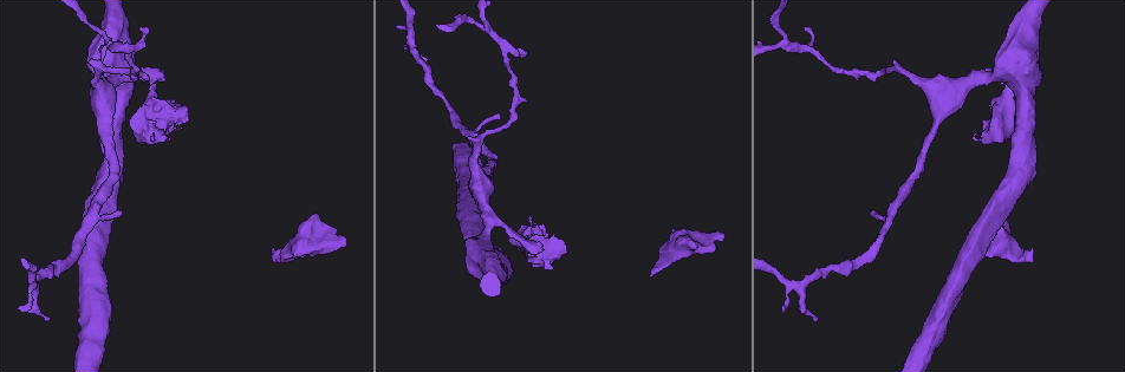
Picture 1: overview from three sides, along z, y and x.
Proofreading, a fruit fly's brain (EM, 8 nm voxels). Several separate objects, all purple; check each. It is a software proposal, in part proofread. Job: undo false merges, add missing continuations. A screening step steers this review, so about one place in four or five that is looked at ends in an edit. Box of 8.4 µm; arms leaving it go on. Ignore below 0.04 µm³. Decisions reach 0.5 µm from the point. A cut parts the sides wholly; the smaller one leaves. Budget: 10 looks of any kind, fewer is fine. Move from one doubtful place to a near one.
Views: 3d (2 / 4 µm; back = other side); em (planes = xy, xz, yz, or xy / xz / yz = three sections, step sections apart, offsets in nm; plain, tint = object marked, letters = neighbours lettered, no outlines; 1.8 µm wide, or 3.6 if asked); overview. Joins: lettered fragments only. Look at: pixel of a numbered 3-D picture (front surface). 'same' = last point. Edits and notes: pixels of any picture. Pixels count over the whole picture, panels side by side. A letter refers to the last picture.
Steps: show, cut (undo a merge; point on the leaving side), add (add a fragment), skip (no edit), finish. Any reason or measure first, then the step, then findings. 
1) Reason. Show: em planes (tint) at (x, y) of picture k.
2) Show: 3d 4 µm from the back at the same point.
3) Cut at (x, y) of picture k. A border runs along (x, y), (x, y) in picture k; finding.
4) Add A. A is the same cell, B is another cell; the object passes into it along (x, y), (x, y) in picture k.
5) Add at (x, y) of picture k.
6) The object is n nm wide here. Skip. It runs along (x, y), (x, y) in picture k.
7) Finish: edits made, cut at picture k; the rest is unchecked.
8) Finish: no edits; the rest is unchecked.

Calibre changes. Show: 3d 4 µm at (1006, 68) of picture 1.

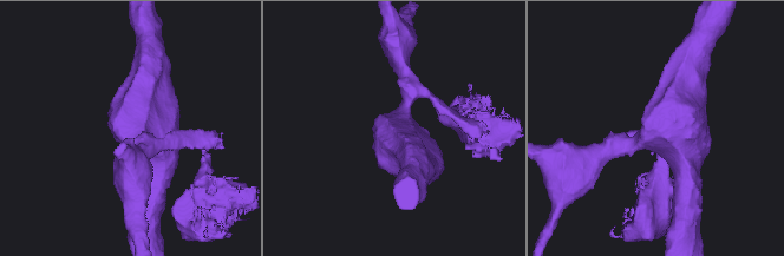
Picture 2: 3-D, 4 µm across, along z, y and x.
Need the tissue. Show: em 3.6 µm xz step 8 (letters) at (401, 126) of picture 2.

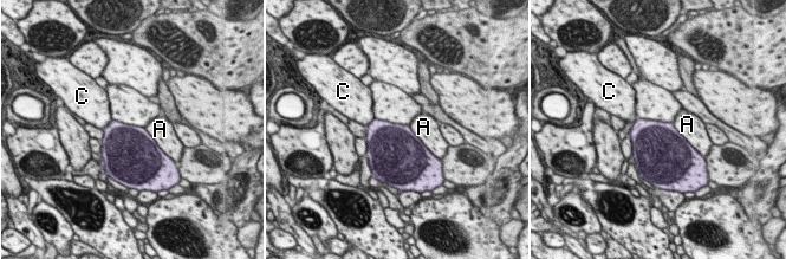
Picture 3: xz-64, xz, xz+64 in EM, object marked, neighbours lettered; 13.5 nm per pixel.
The longest contact is with A, 550 nm. Skip. A and C are other cells; one neuron here.

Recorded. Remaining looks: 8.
Three arms meet. Show: 3d 4 µm at (487, 30) of picture 1.

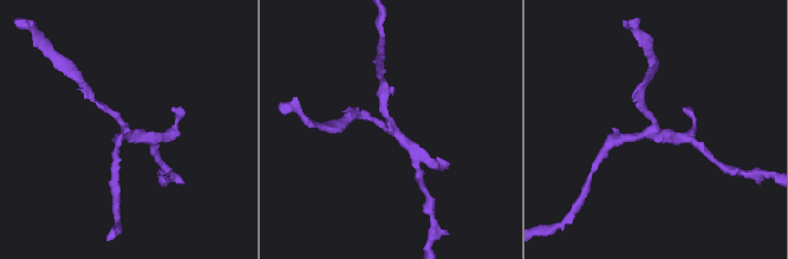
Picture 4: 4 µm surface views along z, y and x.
3 arms meet here. Show: em 3.6 µm planes (tint) at (128, 132) of picture 4.

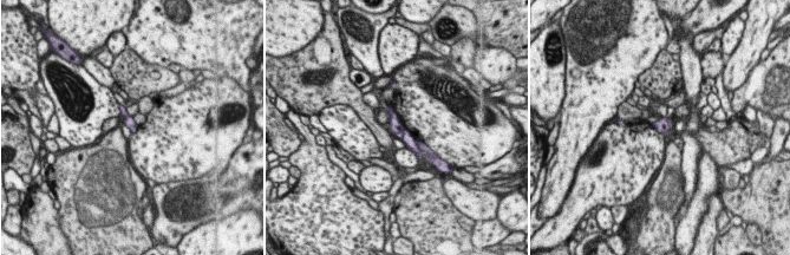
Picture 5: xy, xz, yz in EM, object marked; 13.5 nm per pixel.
Show: em 3.6 µm planes (letters) at the same point.

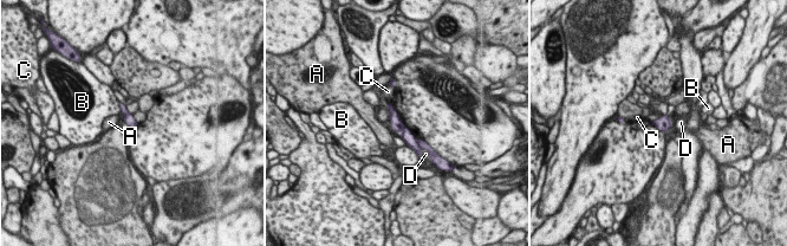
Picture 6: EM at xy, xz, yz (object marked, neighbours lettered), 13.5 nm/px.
Cut at (396, 122) of picture 6. A, B, C and D are other cells; a border runs along (405, 127), (399, 134) in picture 6; two neurons meet here.

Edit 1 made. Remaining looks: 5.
Free end. Show: em planes (letters) at (19, 307) of picture 1.

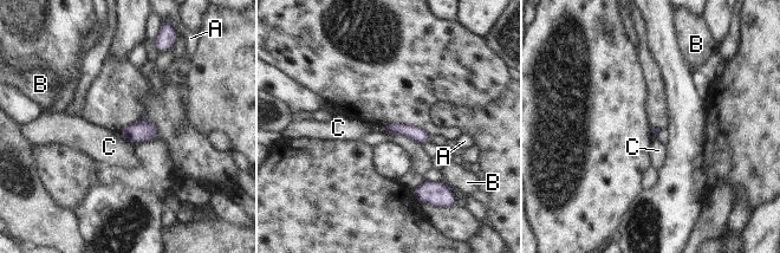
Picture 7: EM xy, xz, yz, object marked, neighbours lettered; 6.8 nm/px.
Skip. A, B and C are other cells; a border runs along (118, 131), (134, 143) in picture 7; none of them fits.

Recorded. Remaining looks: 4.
An open end. Show: em planes (plain) at (346, 239) of picture 1.

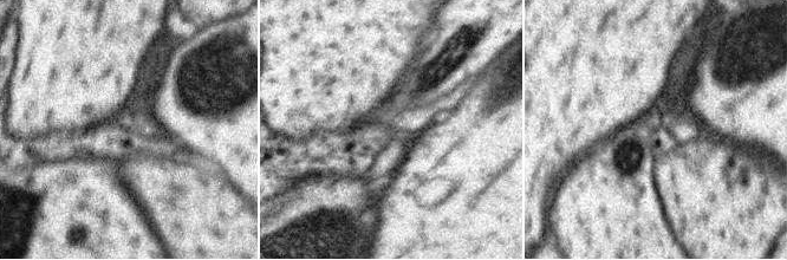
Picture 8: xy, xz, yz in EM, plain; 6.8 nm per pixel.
See the neighbours. Show: em planes (letters) at the same point.

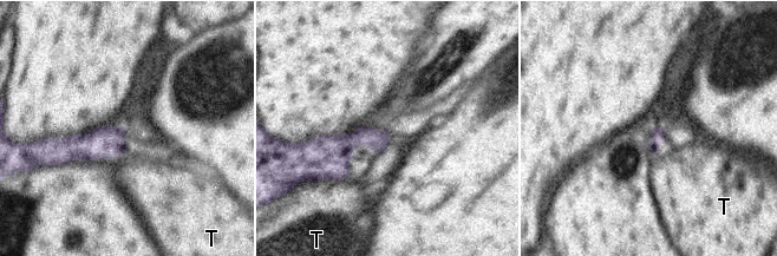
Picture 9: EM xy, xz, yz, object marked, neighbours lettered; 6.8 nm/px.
Skip. T is another cell; a border runs along (345, 177), (341, 179), (320, 179) in picture 9; none of them fits.

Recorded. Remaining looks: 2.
Finish: edits made, cut at picture 6; the rest is unchecked.

